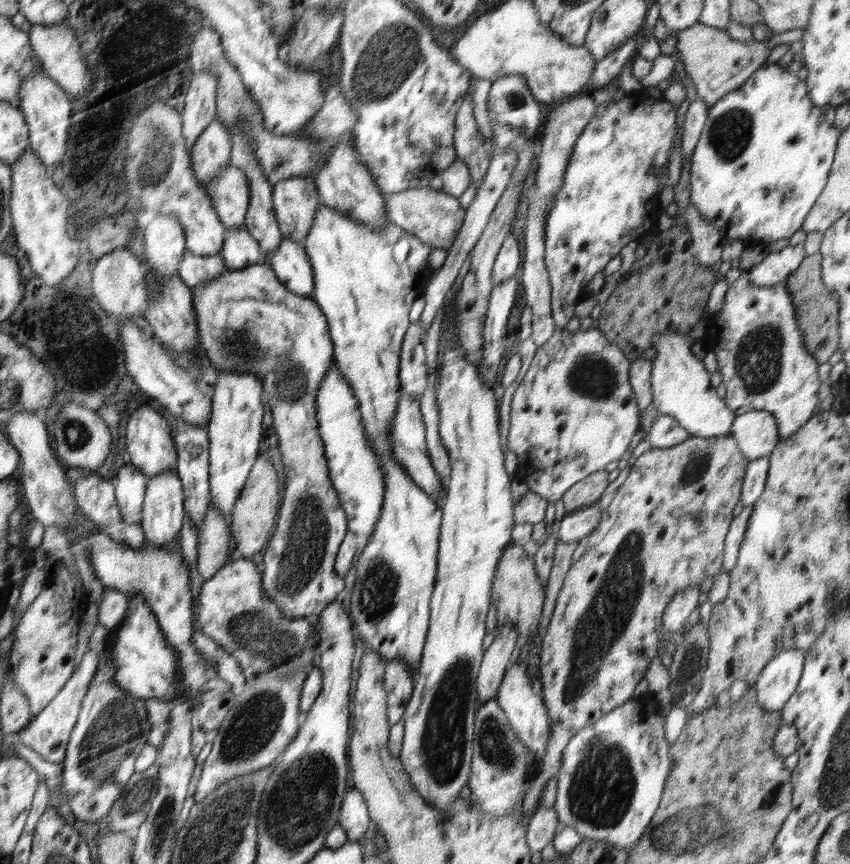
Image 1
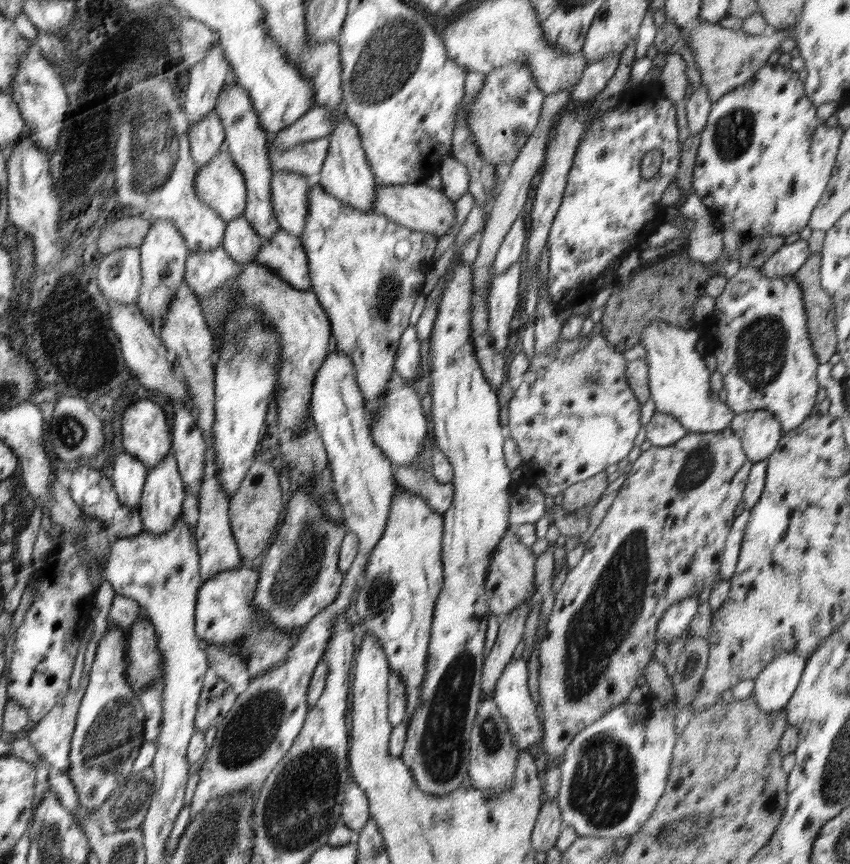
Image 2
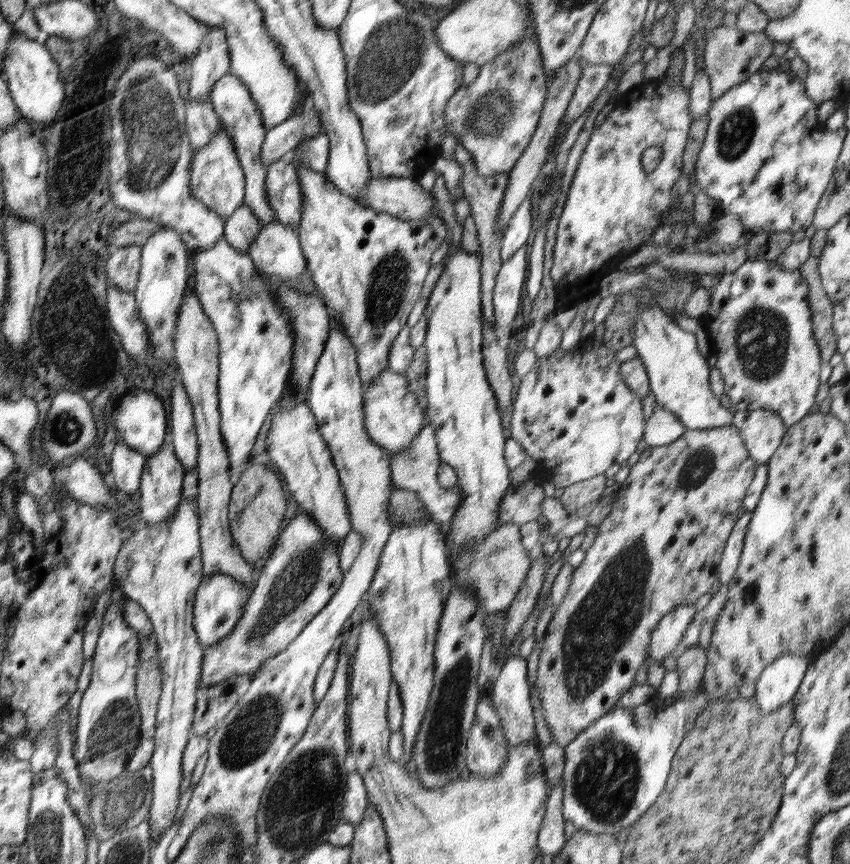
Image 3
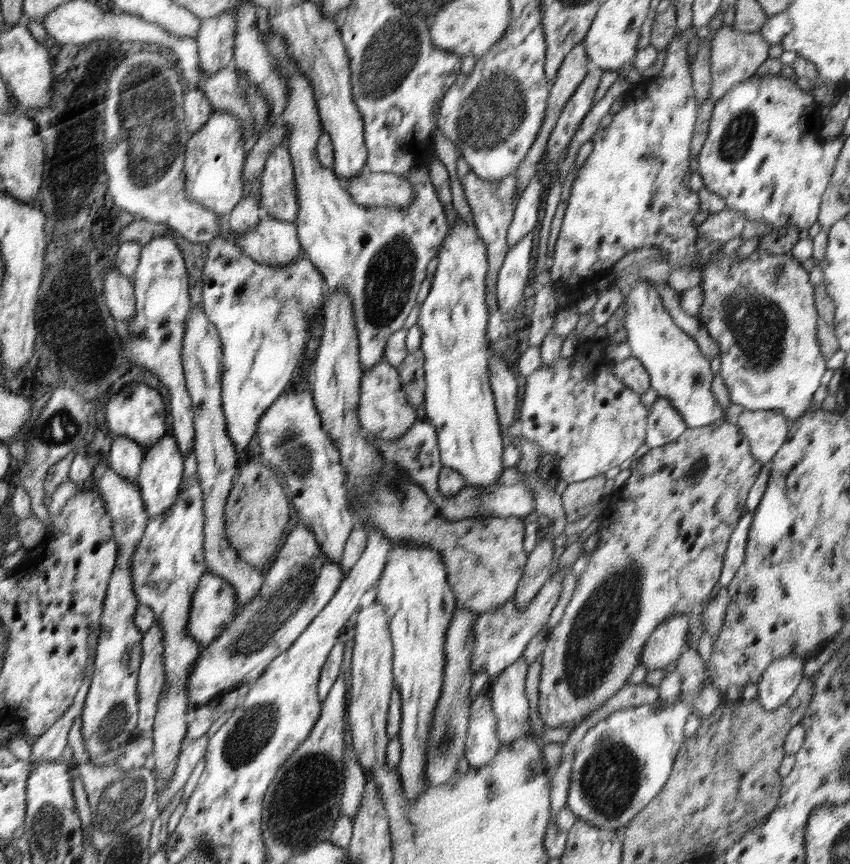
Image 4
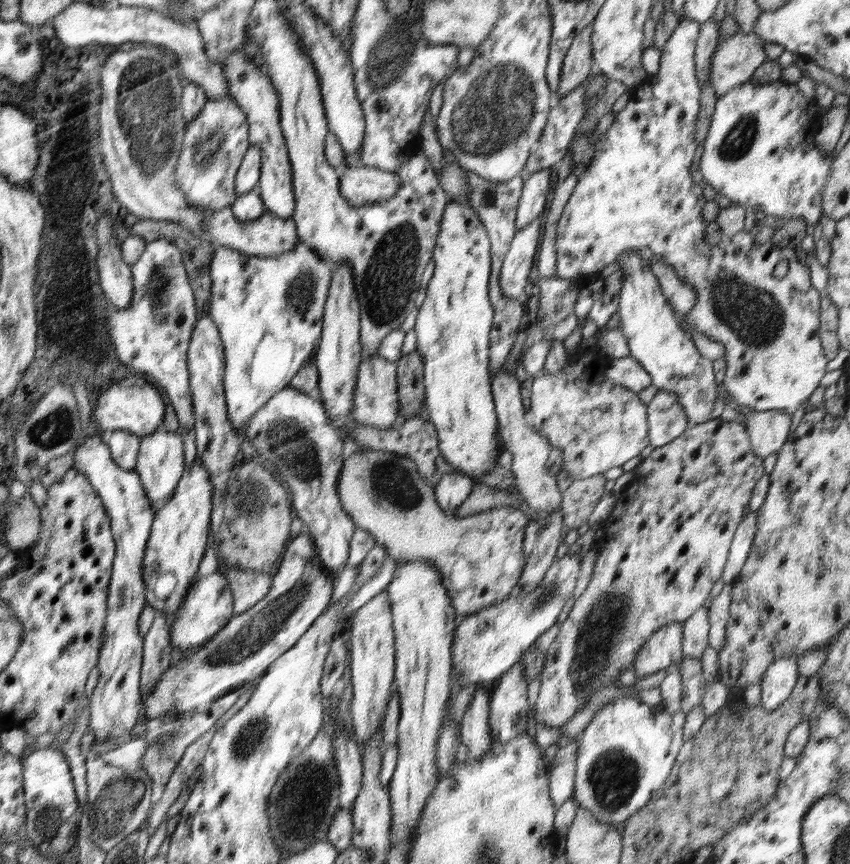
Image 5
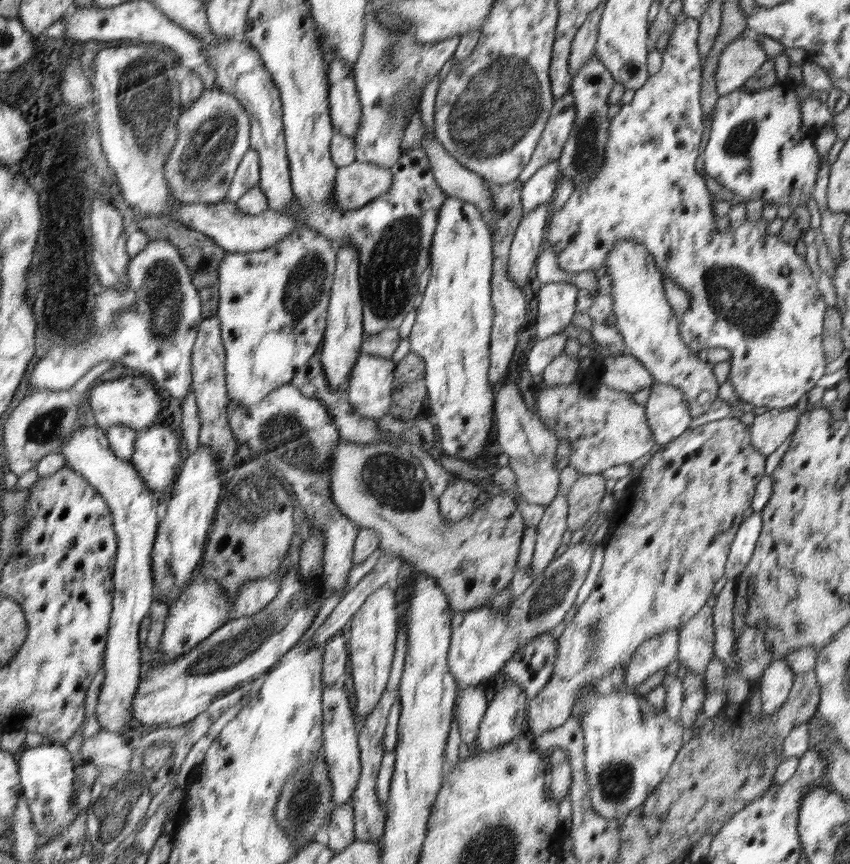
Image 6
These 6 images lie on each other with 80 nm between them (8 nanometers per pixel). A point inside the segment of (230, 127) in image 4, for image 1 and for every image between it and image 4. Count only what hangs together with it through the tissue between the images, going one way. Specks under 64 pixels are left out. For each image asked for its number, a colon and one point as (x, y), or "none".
1: (229, 192)
2: (220, 183)
3: (218, 181)

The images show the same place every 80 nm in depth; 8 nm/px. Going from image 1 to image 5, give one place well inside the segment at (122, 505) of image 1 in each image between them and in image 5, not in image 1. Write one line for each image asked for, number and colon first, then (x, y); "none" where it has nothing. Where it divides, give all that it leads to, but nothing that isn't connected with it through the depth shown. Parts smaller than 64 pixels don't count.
2: (129, 475)
3: (127, 465)
4: (126, 456)
5: (124, 446)

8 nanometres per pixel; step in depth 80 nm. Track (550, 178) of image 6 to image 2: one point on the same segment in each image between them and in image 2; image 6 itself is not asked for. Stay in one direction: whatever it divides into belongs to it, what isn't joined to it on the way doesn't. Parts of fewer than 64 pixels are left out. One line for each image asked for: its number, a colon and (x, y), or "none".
2: (512, 246)
3: (517, 234)
4: (525, 218)
5: (536, 187)

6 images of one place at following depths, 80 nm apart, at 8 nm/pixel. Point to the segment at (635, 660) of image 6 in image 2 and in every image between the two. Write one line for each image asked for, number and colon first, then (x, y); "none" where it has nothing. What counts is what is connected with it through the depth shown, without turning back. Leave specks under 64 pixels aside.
2: (676, 620)
3: (669, 631)
4: (668, 642)
5: (663, 648)

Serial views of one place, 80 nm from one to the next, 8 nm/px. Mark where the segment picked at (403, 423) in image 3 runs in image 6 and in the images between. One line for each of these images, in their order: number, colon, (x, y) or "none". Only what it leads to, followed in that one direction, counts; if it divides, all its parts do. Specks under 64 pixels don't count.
4: (384, 411)
5: (375, 402)
6: (371, 380)

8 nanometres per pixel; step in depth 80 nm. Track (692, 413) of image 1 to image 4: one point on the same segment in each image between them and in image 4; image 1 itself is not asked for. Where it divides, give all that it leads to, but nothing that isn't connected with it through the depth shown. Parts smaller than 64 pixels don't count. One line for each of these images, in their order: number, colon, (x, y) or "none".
2: (679, 384)
3: (678, 373)
4: (677, 370)

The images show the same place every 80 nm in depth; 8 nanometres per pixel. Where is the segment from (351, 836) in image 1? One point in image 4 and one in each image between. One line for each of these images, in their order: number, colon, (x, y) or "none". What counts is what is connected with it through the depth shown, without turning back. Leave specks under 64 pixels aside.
2: (355, 812)
3: (355, 803)
4: (355, 778)

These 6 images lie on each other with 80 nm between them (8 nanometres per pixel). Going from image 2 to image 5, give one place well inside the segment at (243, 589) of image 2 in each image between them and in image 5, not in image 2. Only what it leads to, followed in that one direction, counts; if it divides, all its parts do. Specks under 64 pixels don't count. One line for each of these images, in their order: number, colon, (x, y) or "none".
3: (220, 603)
4: (214, 610)
5: (207, 608)

